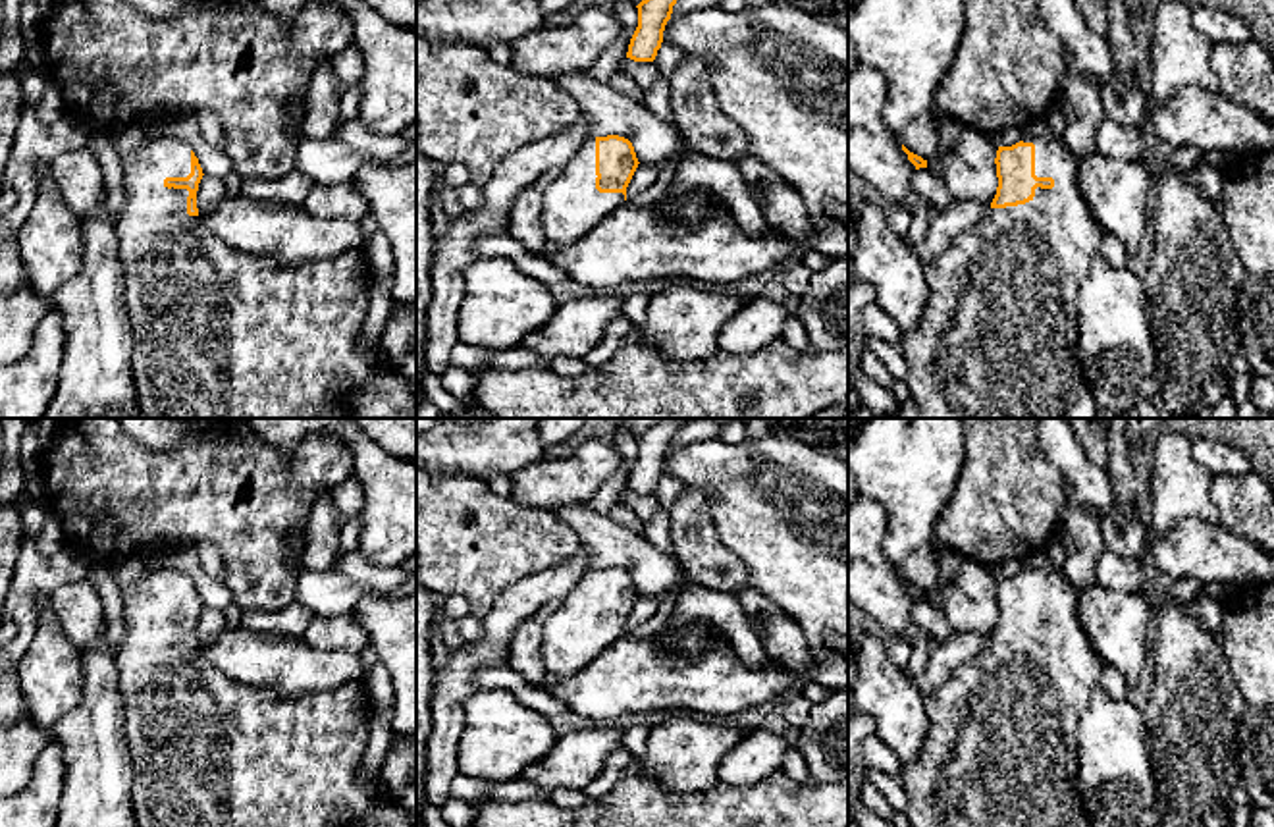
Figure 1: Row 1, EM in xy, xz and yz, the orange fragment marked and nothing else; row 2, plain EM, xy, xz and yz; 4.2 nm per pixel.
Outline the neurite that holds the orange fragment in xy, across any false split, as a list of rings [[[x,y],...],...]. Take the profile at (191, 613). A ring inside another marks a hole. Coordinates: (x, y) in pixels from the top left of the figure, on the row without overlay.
[[[172,567],[146,571],[135,584],[123,588],[121,594],[125,636],[114,652],[114,659],[123,698],[127,748],[135,771],[131,783],[131,806],[137,827],[416,827],[416,812],[405,810],[393,794],[380,787],[380,781],[366,779],[360,773],[372,713],[364,680],[312,692],[301,698],[283,698],[274,690],[233,680],[216,669],[199,648],[197,623],[204,605],[199,590],[185,574]]]

